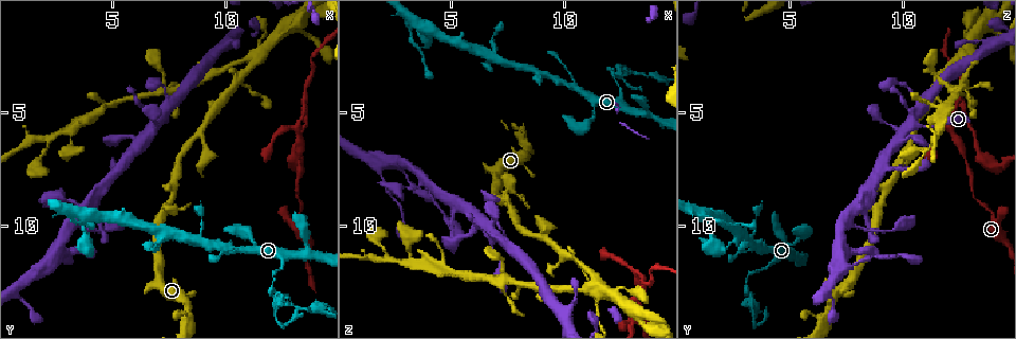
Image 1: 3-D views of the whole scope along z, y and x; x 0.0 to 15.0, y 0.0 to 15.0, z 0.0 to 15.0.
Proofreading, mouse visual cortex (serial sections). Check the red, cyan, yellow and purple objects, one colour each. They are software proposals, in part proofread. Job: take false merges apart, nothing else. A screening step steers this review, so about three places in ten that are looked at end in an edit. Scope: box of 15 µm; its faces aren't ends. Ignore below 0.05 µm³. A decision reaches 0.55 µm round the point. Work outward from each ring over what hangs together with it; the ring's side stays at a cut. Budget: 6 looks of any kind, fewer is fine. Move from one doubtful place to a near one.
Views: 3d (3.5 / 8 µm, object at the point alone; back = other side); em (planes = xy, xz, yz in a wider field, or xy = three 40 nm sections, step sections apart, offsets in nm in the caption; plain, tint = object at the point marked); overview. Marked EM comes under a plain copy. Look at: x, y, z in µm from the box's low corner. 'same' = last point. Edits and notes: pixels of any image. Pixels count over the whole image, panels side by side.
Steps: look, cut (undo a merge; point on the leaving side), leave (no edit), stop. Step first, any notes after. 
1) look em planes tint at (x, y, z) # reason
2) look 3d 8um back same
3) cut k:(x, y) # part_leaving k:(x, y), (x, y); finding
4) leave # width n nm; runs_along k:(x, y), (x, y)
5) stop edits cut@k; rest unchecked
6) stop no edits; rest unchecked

look 3d 3.5um back at (8.8, 5.9, 10.5) # three arms meet

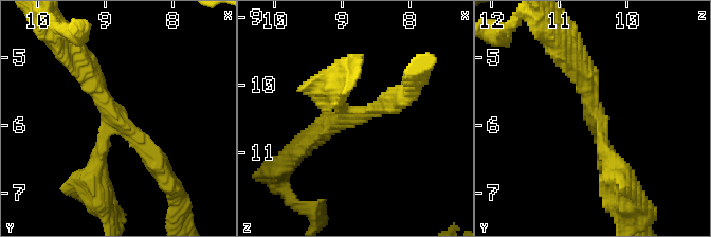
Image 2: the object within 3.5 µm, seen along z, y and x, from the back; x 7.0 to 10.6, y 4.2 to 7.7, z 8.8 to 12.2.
look em xy step 3 tint at (8.80, 5.95, 10.45) # arms 3; arm_widths 200, 300, 300 nm

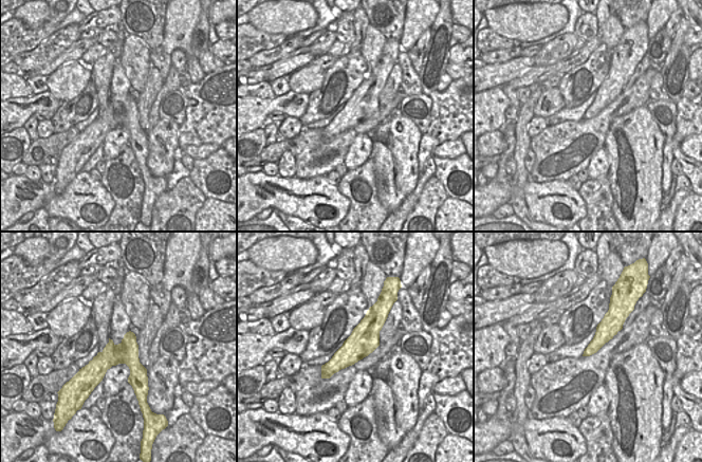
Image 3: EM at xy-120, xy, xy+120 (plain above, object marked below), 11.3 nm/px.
leave # runs_along 2:(163, 171), (81, 61); continuous, no second cell

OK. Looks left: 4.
look 3d 3.5um at (13.5, 4.6, 12.4) # three-way junction

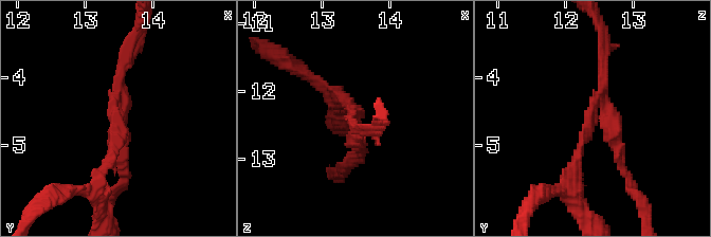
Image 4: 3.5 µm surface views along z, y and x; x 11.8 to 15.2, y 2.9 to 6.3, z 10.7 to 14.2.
cut 4:(125, 153) # part_leaving 4:(601, 121), (642, 204); a second cell is stuck on

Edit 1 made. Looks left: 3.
look 3d 3.5um back at (10.6, 3.5, 11.5) # narrows sharply

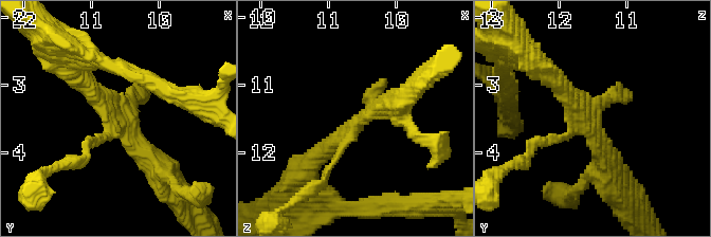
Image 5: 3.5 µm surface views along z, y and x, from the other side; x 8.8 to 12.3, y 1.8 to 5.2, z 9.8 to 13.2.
look em xy step 3 tint at (10.65, 3.50, 11.60) # need the tissue

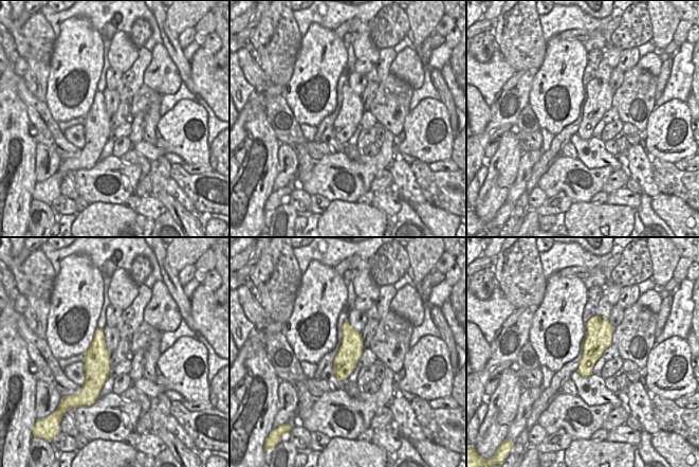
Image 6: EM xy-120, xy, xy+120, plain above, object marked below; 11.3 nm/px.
look em xy step 2 tint same # another direction

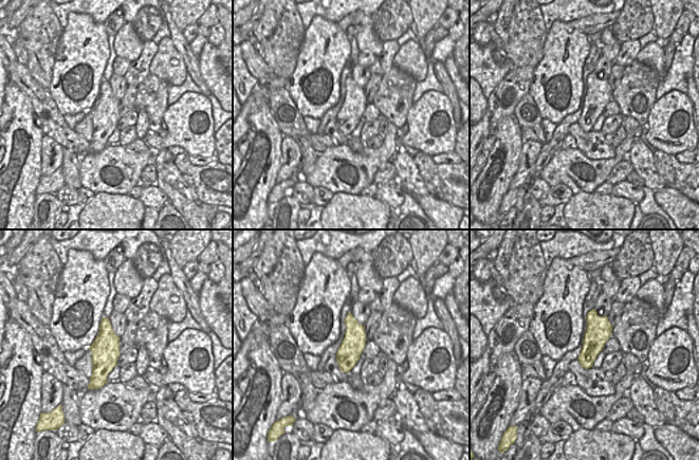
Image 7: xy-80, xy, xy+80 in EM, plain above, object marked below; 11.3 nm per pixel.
leave # width 260 nm; runs_along 5:(161, 171), (74, 74); continuous, no second cell

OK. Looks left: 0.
stop edits cut@4; rest unchecked

